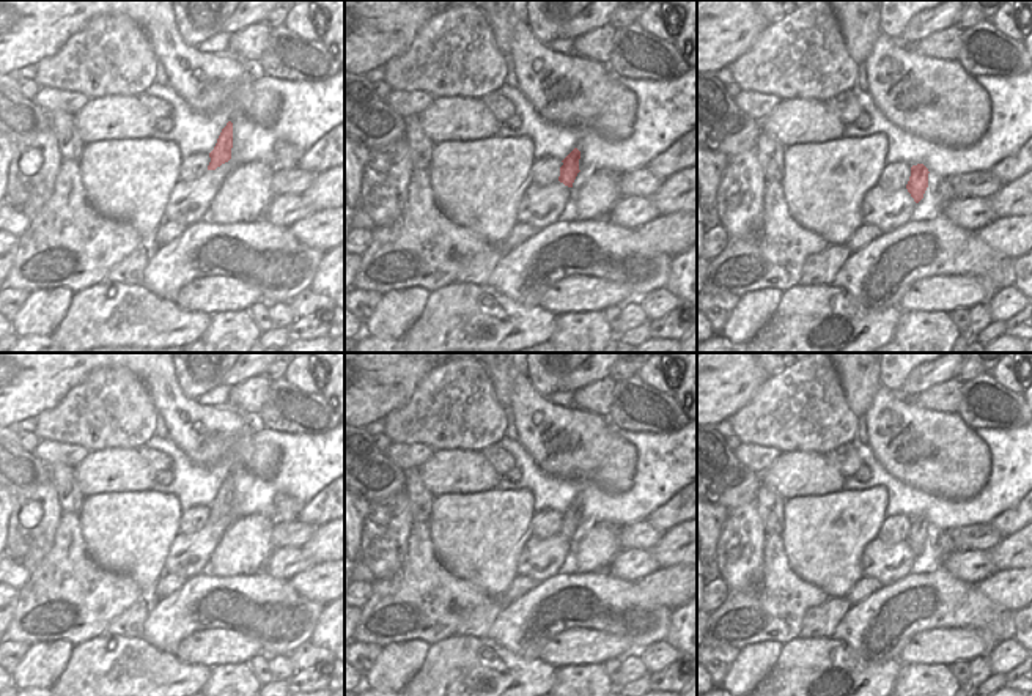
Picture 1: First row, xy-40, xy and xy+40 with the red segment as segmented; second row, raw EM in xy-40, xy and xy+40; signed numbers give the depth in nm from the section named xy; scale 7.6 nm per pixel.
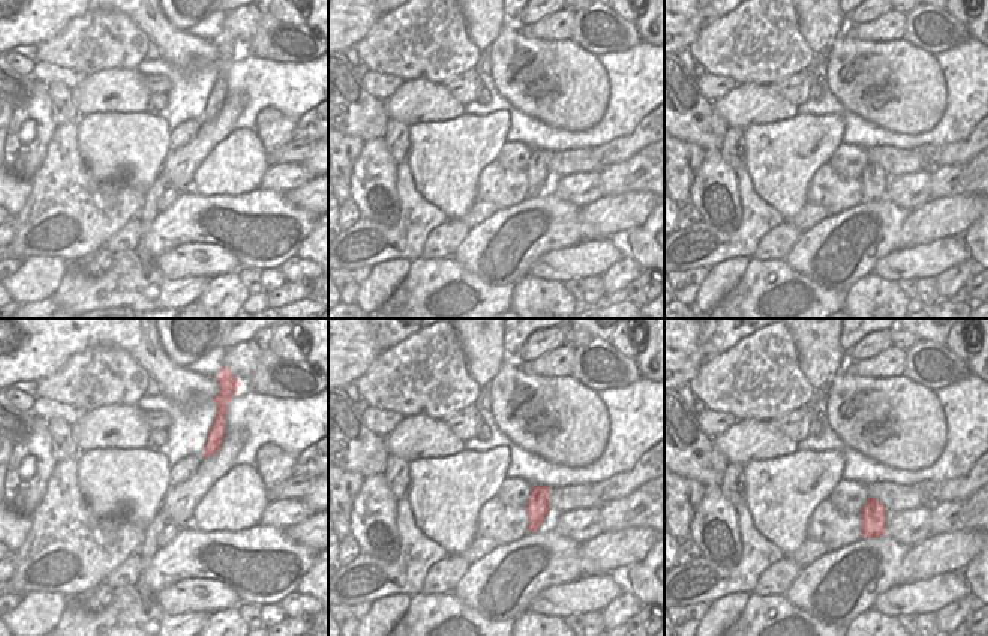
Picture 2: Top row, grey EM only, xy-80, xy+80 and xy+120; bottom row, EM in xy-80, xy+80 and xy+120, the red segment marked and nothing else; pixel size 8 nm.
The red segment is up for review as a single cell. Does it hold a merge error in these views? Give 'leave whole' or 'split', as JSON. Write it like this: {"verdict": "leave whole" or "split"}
{"verdict": "leave whole"}

